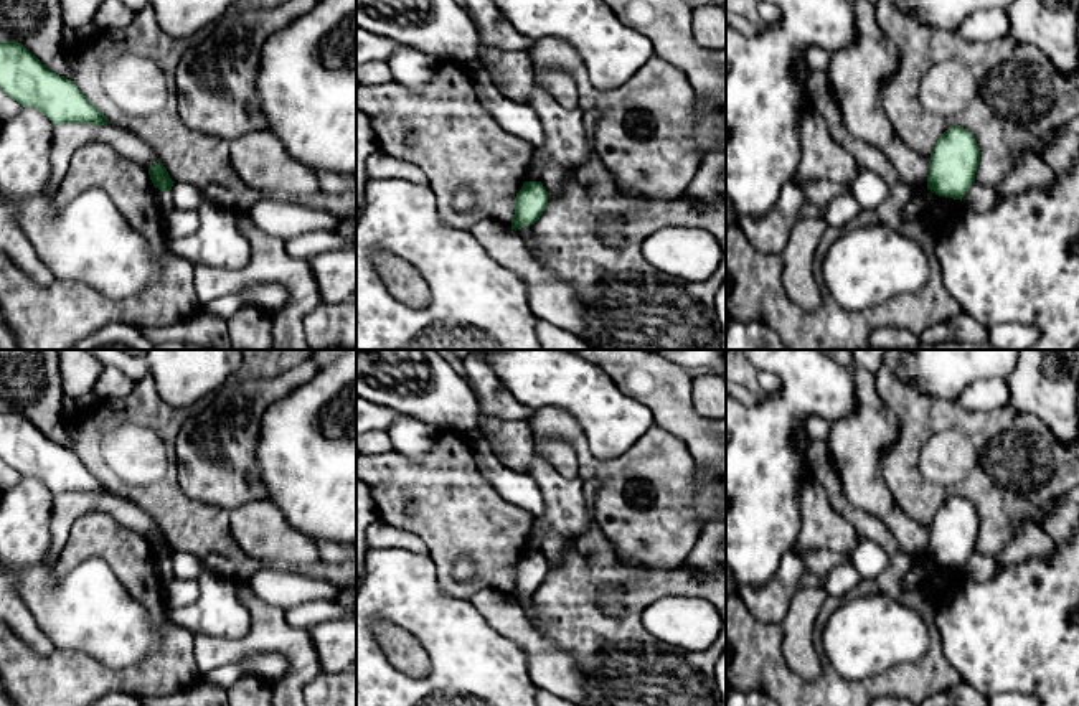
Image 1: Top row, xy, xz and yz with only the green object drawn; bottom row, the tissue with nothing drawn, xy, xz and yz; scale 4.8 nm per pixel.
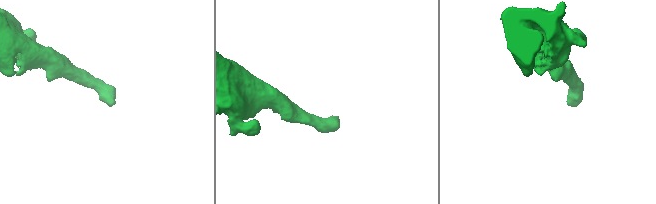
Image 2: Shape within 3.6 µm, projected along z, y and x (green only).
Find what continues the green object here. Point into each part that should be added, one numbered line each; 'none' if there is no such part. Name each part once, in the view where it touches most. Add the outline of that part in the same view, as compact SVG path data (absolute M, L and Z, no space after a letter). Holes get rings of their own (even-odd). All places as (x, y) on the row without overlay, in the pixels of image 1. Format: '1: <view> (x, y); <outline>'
none

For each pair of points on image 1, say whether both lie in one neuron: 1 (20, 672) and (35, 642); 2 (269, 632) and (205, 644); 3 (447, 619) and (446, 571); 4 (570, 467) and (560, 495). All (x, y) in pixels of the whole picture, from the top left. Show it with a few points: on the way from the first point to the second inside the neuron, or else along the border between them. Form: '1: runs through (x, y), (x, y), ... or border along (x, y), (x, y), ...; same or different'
1: border along (17, 635), (38, 654), (50, 654), (53, 650); different
2: runs through (253, 642), (243, 649), (221, 649); same
3: border along (433, 561), (438, 588), (447, 596), (469, 601); different
4: border along (538, 452), (563, 477), (578, 477); different

